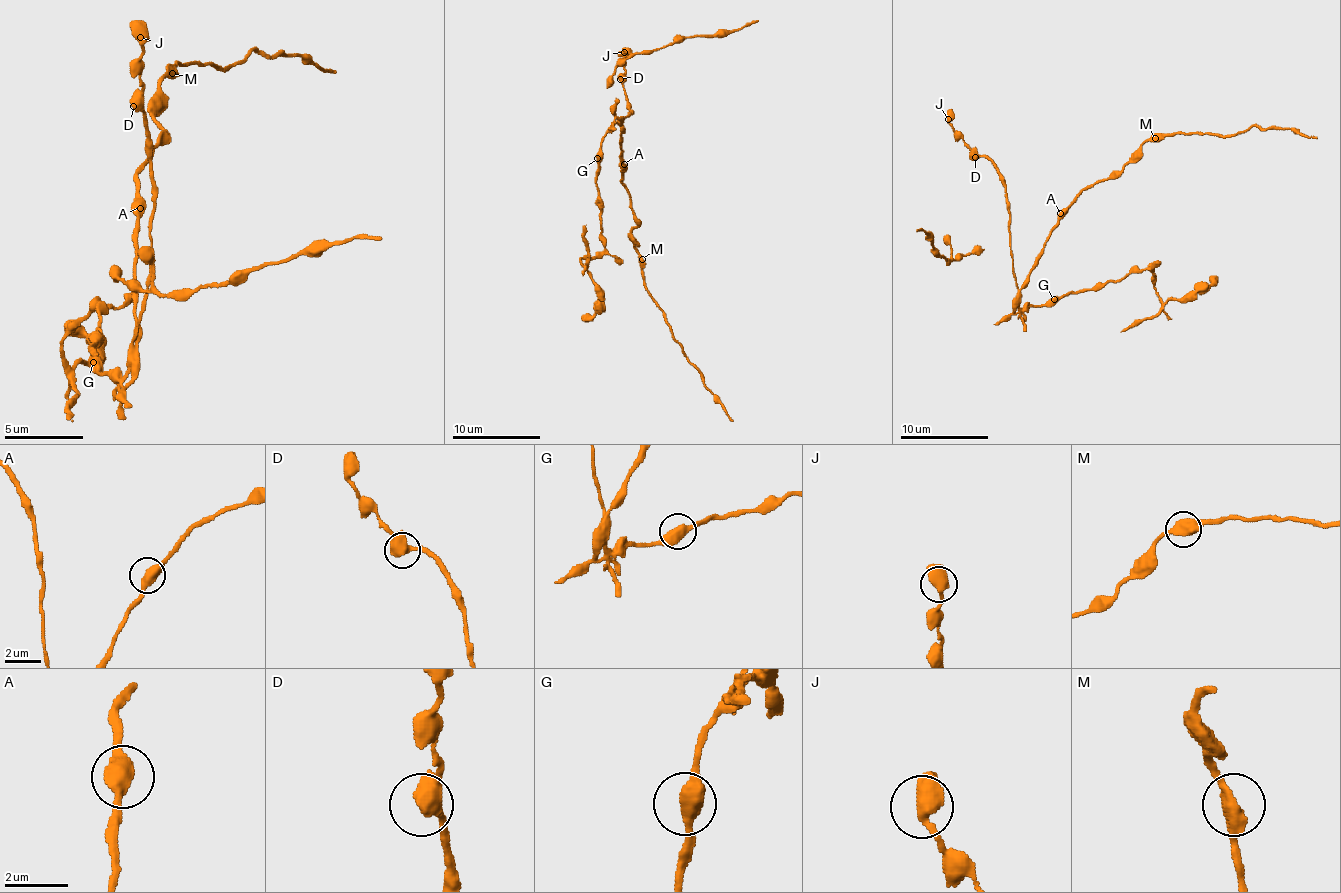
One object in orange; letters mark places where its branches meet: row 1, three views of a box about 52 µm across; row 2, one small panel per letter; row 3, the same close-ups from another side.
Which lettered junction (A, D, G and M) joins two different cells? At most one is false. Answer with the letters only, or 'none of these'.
none of these

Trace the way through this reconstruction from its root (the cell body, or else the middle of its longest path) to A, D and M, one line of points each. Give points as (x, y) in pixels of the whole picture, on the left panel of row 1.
A: (136, 243), (136, 212), (140, 208)
D: (136, 243), (136, 338), (132, 338), (152, 271), (152, 140), (144, 113), (132, 105)
M: (136, 243), (136, 172), (152, 156), (152, 148), (164, 132), (156, 121), (156, 85), (172, 73)

